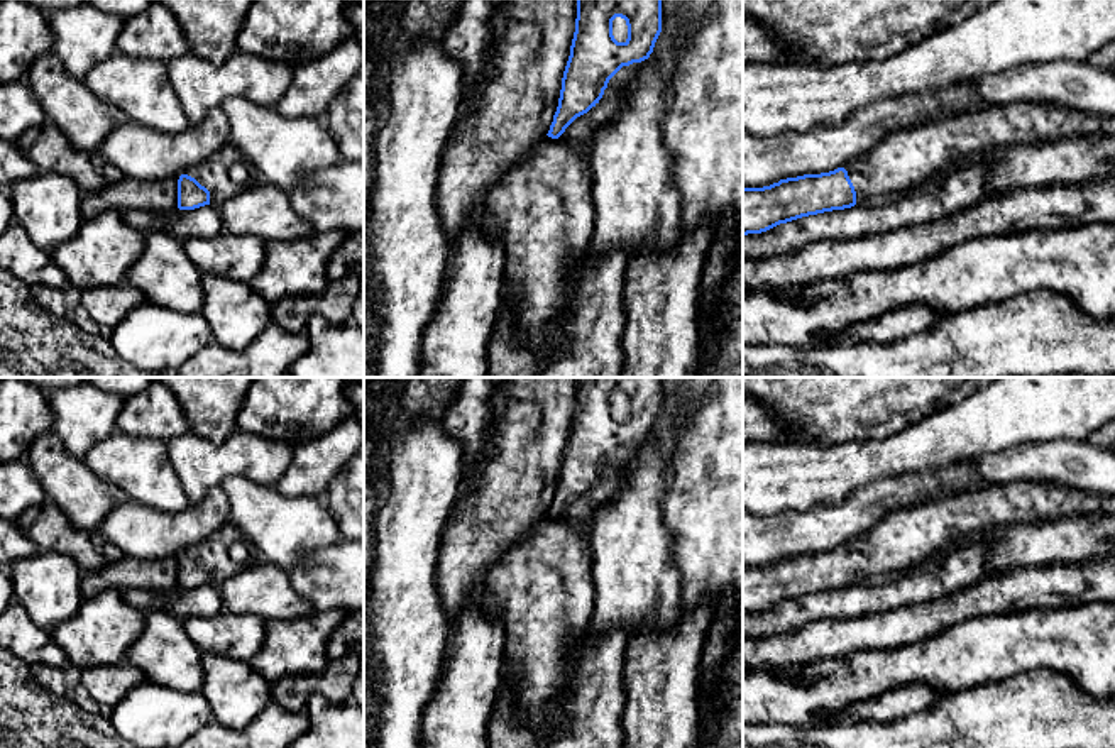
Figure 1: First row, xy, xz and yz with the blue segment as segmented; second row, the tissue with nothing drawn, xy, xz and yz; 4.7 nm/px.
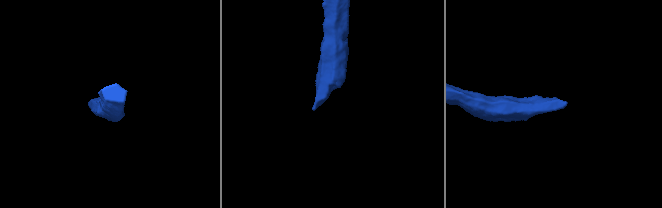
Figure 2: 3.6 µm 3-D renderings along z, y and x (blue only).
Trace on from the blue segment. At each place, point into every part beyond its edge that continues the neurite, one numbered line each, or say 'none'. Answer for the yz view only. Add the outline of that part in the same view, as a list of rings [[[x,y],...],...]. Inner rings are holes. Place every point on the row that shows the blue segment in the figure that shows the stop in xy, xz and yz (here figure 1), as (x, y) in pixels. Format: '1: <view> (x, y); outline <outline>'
1: yz (902, 159); outline [[[1054,103],[997,105],[892,132],[873,149],[846,162],[843,168],[854,186],[856,205],[871,205],[927,183],[971,154],[1008,144],[1022,146],[1090,135],[1115,137],[1115,117],[1069,110]]]

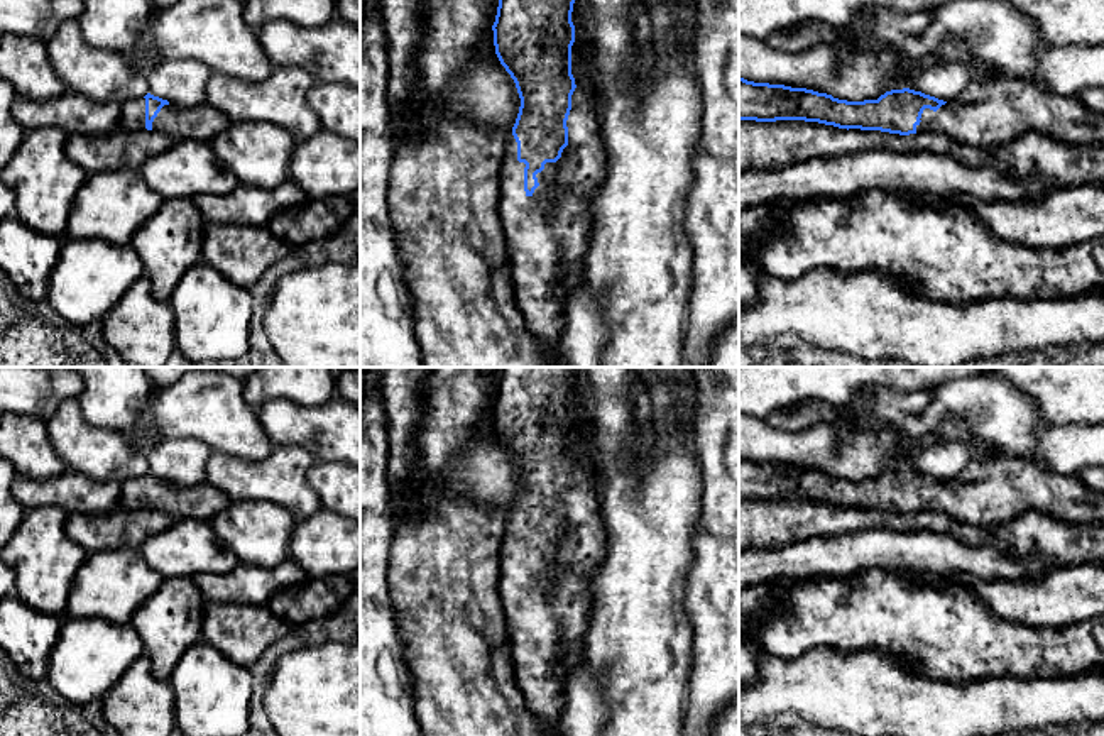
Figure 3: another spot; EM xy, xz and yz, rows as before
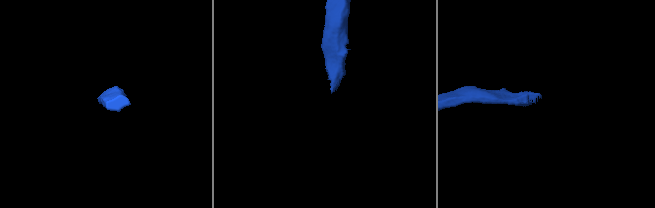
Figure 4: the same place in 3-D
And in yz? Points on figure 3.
1: yz (994, 109); outline [[[974,73],[954,100],[937,112],[925,108],[920,120],[916,132],[942,132],[984,149],[1026,132],[1077,146],[1104,146],[1104,115],[1087,108],[1077,95],[1057,95],[1045,85],[1004,73]]]

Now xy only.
1: xy (132, 119); outline [[[132,98],[122,103],[120,127],[128,132],[145,129],[145,98]]]

